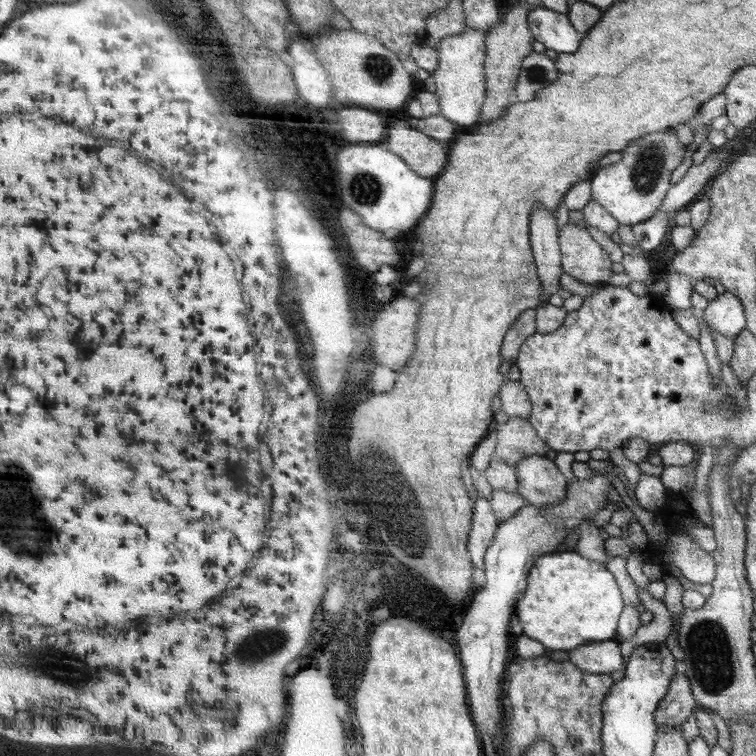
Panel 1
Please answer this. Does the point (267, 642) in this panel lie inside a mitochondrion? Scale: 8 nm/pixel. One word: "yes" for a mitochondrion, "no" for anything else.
yes

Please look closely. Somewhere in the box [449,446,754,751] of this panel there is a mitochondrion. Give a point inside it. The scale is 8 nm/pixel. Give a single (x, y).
(711, 659)

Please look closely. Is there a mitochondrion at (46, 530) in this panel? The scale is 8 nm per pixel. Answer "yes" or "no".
no

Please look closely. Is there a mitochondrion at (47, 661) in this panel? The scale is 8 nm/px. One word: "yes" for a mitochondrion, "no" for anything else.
yes

